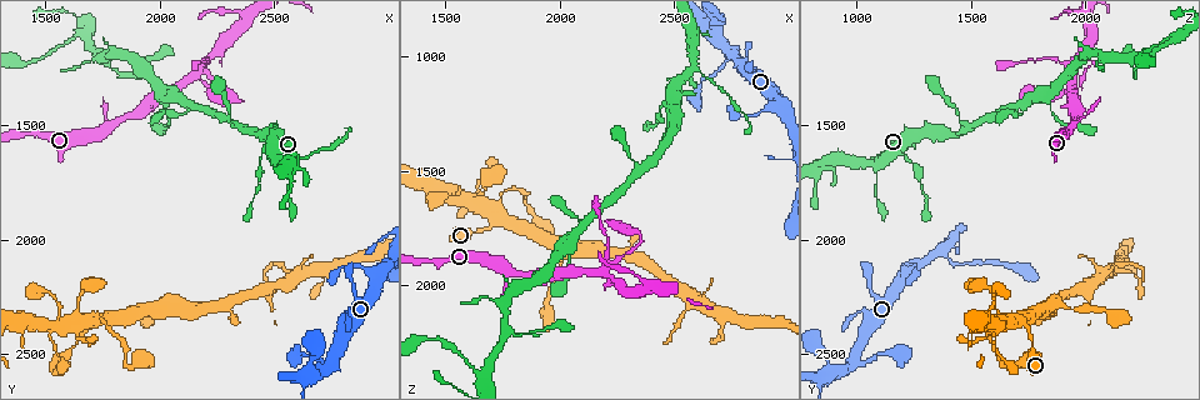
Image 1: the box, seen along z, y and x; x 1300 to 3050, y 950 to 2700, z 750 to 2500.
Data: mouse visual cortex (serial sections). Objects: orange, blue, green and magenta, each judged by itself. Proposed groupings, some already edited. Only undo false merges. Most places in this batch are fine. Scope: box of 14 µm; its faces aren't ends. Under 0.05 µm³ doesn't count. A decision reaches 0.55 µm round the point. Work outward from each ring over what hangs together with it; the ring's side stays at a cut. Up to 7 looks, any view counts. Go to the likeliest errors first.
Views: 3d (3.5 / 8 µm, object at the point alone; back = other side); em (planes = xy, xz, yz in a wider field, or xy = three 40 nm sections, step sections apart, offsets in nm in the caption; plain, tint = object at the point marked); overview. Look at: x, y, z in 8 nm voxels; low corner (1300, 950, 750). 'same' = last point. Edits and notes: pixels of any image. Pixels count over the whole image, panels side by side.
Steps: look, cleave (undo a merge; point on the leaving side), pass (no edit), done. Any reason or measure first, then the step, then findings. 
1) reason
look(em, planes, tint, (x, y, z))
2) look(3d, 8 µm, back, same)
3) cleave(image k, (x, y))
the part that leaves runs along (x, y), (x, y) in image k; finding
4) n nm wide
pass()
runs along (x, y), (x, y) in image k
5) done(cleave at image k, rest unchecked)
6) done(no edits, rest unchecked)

four or more arms meet
look(3d, 3.5 µm, (2150, 1270, 1940))

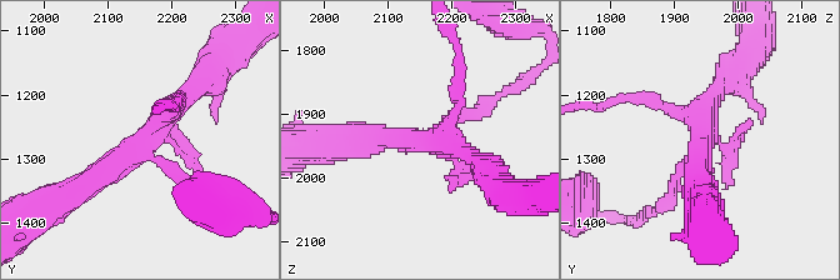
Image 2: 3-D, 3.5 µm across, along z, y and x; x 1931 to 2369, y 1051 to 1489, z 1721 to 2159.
look(em, xy, step 1, plain, (2145, 1275, 1945))

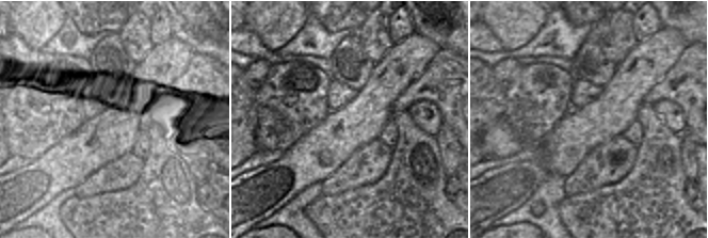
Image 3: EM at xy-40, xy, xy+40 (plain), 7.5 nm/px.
look(em, xy, step 1, tint, same)

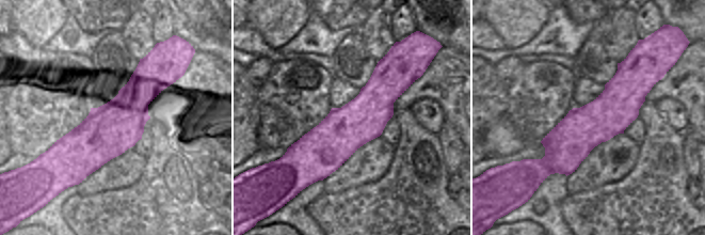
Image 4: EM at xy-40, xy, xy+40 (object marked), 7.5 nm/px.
pass()
runs along (387, 57), (387, 83), (314, 176) in image 4; one cell here

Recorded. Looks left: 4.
abrupt turn
look(3d, 3.5 µm, (1740, 2340, 1610))

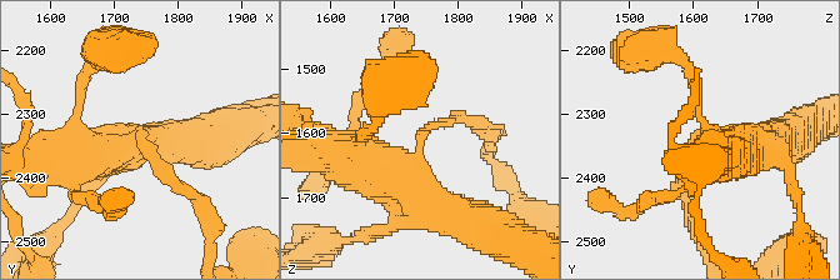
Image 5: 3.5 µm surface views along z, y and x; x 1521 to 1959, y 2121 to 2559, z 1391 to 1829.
arms of 150, 450 nm; shape alone is not enough
look(em, xy, step 1, plain, (1745, 2335, 1605))

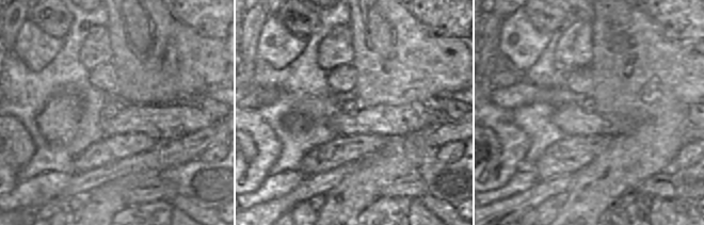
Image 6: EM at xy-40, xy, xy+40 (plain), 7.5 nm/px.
look(em, xy, step 1, tint, same)

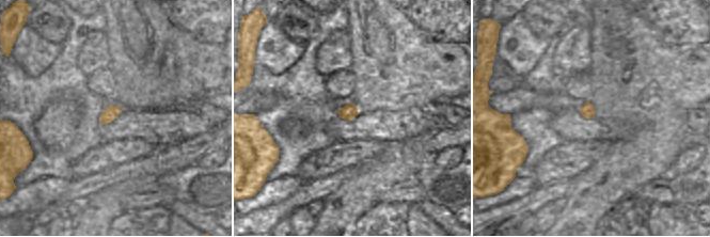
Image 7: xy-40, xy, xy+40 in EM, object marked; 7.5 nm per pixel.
120 nm wide
pass()
runs along (409, 209), (420, 135), (439, 121), (474, 121) in image 5; one cell here

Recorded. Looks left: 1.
done(no edits, rest unchecked)

